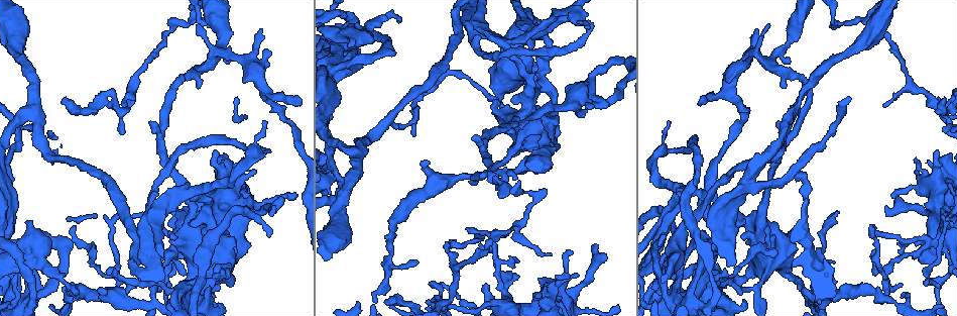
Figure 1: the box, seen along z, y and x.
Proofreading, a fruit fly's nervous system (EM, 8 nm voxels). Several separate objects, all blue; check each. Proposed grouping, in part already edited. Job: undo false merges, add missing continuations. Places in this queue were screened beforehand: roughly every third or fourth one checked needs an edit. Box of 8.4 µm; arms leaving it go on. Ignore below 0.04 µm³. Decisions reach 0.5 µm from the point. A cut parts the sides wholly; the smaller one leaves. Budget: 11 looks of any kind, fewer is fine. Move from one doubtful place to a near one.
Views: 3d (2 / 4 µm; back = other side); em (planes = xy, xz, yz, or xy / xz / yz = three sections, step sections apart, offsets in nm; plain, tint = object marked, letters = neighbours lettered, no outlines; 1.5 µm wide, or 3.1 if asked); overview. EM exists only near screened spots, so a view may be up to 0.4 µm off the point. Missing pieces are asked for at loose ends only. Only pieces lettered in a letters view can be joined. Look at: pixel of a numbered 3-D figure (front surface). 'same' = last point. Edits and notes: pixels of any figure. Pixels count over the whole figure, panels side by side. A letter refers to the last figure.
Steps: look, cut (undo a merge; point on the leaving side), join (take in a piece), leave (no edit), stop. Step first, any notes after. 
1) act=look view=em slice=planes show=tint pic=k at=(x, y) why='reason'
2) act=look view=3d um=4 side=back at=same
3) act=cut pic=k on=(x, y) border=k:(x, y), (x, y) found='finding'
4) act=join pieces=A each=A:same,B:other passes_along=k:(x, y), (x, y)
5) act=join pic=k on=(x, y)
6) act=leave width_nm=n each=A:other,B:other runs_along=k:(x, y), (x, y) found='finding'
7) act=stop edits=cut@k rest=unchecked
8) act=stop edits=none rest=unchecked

act=look view=em slice=xz step=8 show=tint pic=1 at=(270, 214) why='branch stops here'

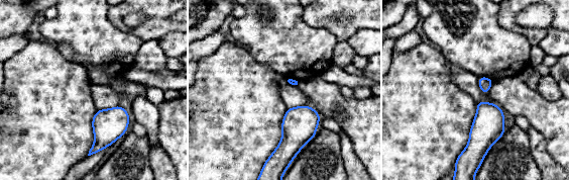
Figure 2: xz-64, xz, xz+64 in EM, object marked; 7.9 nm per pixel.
act=look view=em slice=planes show=letters at=same

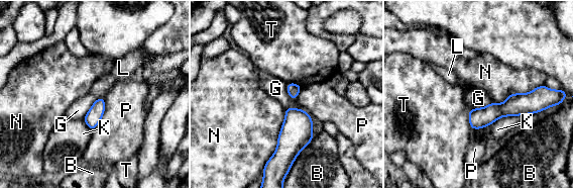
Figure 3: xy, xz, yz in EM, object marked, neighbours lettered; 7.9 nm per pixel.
act=leave each=B:other,G:other,K:other,L:other,N:other,P:other,T:other border=3:(525, 114), (500, 116), (471, 129) found='no lettered piece goes on from it'

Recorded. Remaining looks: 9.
act=look view=3d um=4 pic=1 at=(884, 104) why='tapers out'

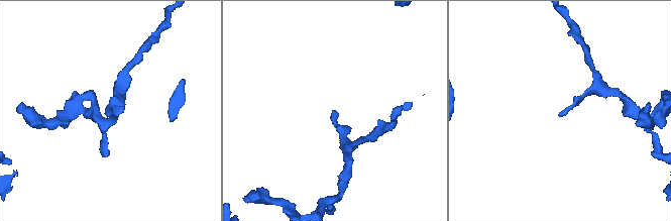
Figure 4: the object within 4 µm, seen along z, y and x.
act=look view=em slice=xz step=4 show=tint pic=4 at=(110, 115)

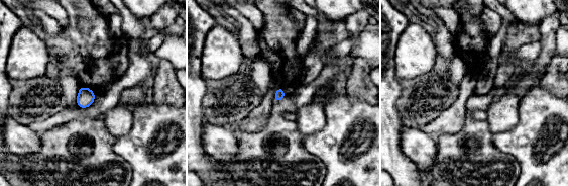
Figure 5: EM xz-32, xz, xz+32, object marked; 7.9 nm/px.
act=look view=em slice=planes show=letters at=same

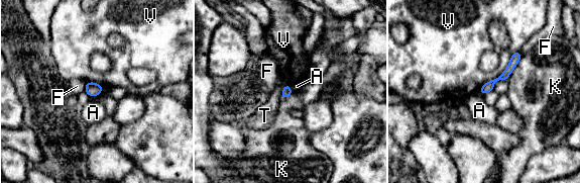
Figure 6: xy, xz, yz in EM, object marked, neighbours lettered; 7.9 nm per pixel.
act=leave each=A:other,F:other,K:other,T:other,V:other found='none of them fits'

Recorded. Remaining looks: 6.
act=look view=em slice=planes show=plain pic=1 at=(791, 277) why='thick turns thin'

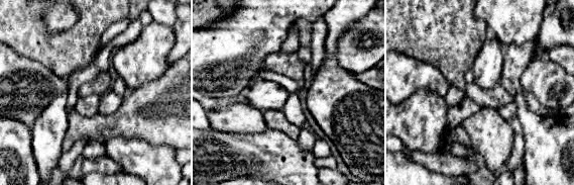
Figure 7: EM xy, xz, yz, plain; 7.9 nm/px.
act=look view=em slice=planes show=tint at=same

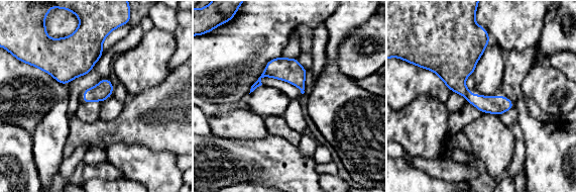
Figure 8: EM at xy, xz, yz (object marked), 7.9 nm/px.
act=look view=em slice=planes show=letters at=same why='see the neighbours'

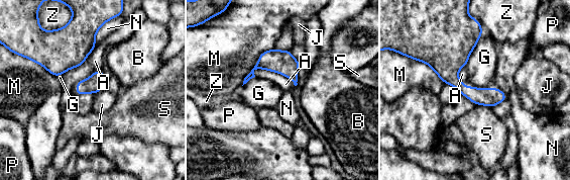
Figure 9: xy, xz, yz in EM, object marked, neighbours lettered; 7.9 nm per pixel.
act=leave each=A:other,B:other,G:other,J:other,M:other,N:other,P:other,S:other,Z:other border=9:(482, 29), (482, 33), (465, 66) found='all the same neuron'

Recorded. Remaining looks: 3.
act=look view=em slice=planes show=tint pic=1 at=(723, 279) why='abrupt turn'

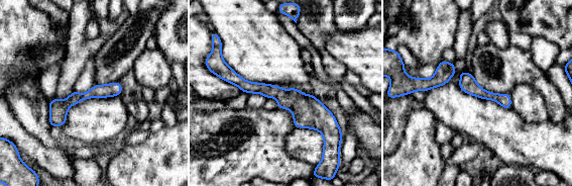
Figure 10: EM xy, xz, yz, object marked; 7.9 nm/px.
act=look view=em slice=planes show=letters at=same why='what lies round it'

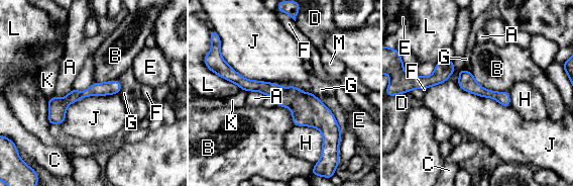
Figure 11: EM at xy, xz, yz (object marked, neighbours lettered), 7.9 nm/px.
act=leave each=A:other,B:other,C:other,D:other,E:other,F:other,G:other,H:other,J:other,K:other,L:other,M:other border=11:(223, 60), (247, 79), (311, 93) found='one neuron here'

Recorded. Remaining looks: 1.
act=stop edits=none rest=unchecked

